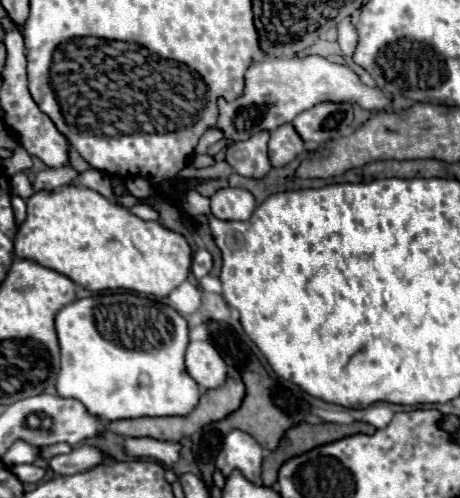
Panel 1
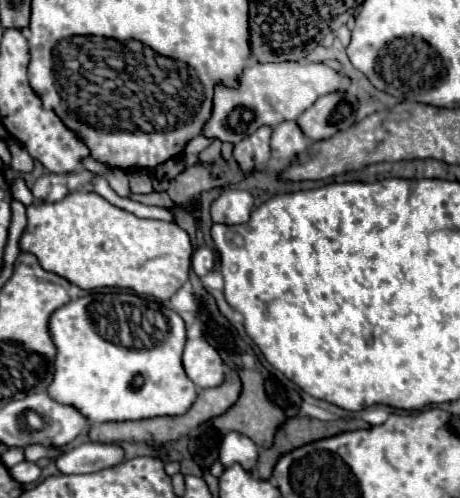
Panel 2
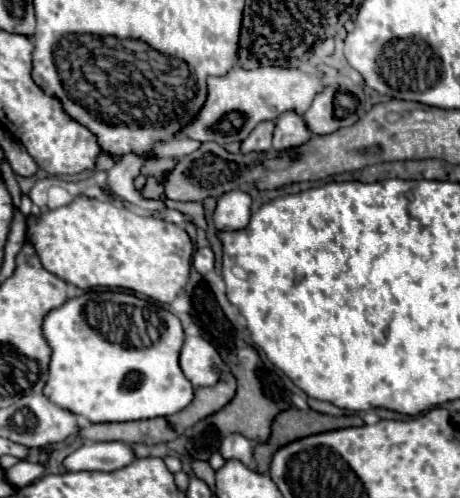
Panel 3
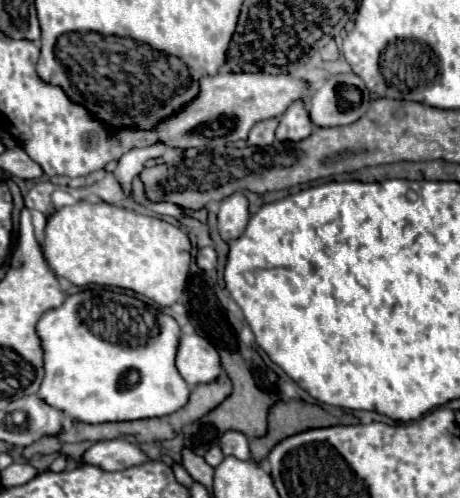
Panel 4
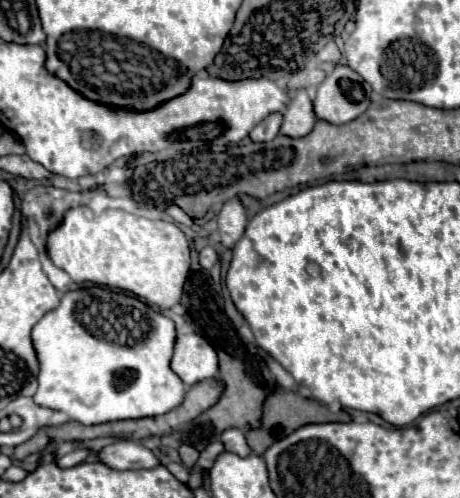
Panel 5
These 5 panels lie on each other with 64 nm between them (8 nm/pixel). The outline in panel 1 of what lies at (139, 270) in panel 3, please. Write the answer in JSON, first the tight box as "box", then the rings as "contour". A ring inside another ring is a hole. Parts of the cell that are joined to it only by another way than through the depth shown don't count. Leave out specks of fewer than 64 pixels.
{"box":[14,184,192,298],"contour":[[[70,184],[58,194],[38,192],[32,198],[28,198],[26,204],[28,216],[24,224],[18,228],[14,240],[14,254],[18,258],[34,260],[44,268],[56,270],[90,292],[124,288],[166,298],[174,288],[178,288],[188,278],[192,250],[182,234],[168,230],[162,222],[140,220],[124,206],[106,200],[102,194],[90,188],[76,188],[74,184]]]}

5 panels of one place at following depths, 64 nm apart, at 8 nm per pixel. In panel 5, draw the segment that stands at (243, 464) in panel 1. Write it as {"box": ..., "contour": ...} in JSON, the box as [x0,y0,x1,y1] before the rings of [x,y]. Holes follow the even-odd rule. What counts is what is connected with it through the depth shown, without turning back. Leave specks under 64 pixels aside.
{"box":[220,428,252,456],"contour":[[[240,428],[226,430],[220,440],[224,442],[224,450],[226,452],[234,452],[238,456],[250,456],[252,454],[252,448],[248,446],[248,442],[244,438],[244,432]]]}

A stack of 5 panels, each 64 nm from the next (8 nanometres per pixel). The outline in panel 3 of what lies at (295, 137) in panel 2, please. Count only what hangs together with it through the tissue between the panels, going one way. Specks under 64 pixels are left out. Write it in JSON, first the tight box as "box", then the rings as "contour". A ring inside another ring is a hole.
{"box":[274,112,310,150],"contour":[[[284,112],[284,116],[276,120],[276,128],[274,128],[274,148],[276,150],[300,146],[308,140],[310,140],[308,126],[304,124],[304,118],[298,112]]]}

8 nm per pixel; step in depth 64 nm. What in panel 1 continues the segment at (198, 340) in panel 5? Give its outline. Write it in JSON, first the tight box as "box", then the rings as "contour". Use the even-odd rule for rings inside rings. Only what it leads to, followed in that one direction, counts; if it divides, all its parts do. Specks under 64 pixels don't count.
{"box":[186,342,226,390],"contour":[[[210,342],[188,344],[186,370],[204,390],[218,388],[226,380],[226,362]]]}

